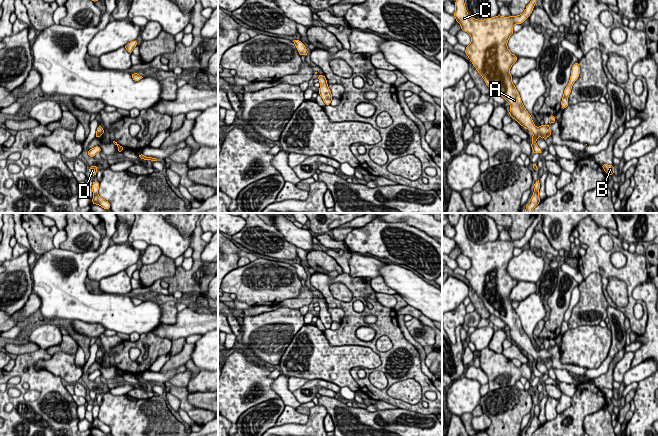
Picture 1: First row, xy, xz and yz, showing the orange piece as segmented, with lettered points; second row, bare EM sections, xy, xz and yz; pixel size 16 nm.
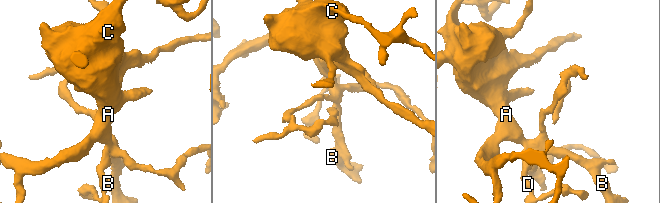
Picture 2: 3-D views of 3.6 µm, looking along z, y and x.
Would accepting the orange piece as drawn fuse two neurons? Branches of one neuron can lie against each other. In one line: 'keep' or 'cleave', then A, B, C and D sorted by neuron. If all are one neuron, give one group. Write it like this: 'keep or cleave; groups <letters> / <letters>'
keep; groups A B C D

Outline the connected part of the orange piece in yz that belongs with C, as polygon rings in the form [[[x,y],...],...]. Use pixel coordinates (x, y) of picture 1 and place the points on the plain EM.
[[[537,213],[521,239],[510,241],[497,239],[493,242],[477,244],[467,237],[464,227],[465,216],[460,216],[453,238],[462,255],[471,260],[471,267],[466,270],[466,279],[483,301],[486,309],[510,328],[509,339],[533,357],[531,371],[533,377],[539,378],[542,377],[542,374],[537,370],[536,364],[539,360],[546,364],[548,360],[552,359],[549,349],[556,343],[554,339],[550,339],[548,349],[541,349],[538,352],[534,349],[532,340],[523,330],[520,319],[512,307],[510,292],[518,281],[509,275],[507,266],[514,257],[513,250],[522,248],[530,240],[535,227],[542,218],[542,213]]]

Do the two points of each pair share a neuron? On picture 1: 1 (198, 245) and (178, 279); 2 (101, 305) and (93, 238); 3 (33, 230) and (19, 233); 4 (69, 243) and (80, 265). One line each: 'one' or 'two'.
1: one
2: two
3: two
4: two

